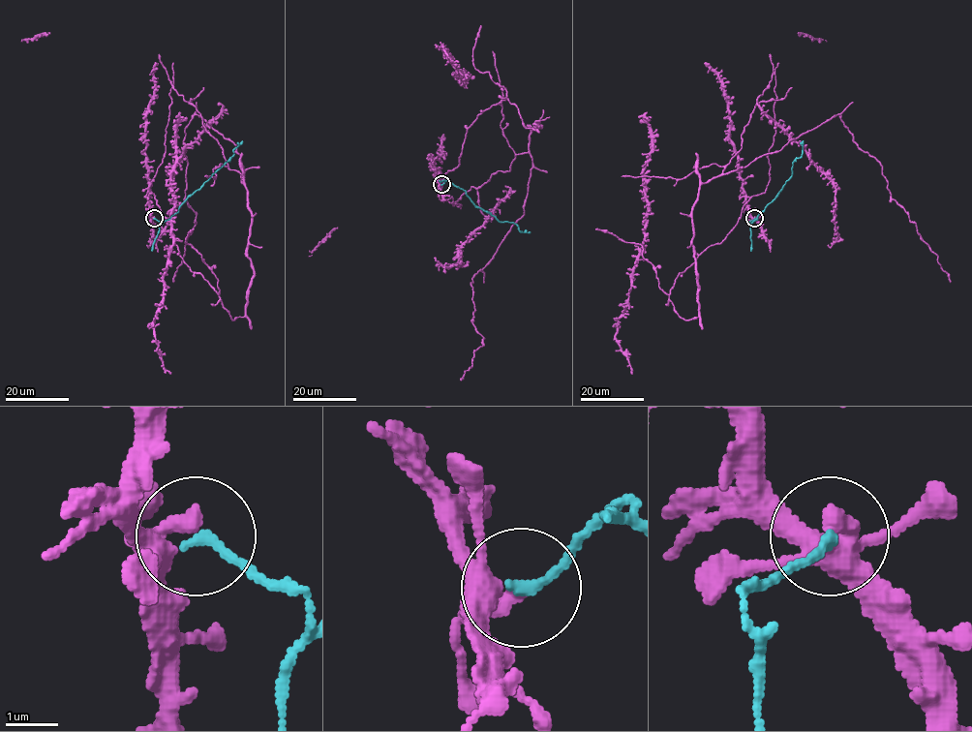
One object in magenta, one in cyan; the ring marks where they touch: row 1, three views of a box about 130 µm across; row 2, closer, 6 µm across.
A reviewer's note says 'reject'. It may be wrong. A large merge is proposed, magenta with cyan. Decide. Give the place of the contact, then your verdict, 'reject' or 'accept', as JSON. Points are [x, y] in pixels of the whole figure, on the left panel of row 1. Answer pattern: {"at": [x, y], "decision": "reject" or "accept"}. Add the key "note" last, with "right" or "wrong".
{"at": [154, 218], "decision": "reject", "note": "right"}

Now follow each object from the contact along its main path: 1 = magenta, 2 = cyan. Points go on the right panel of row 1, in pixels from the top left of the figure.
1: (755, 218), (747, 197), (679, 273), (669, 300), (685, 320), (698, 317), (699, 187), (840, 115), (951, 282)
2: (755, 218), (776, 196), (792, 175), (793, 162), (802, 154), (803, 140)

